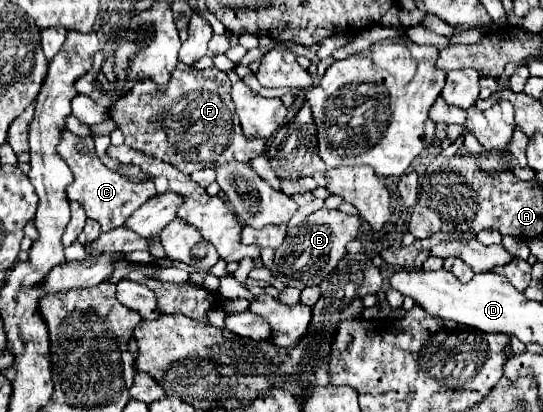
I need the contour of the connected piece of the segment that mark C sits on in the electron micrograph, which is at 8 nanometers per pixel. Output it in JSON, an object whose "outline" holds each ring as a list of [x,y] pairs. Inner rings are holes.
{"outline":[[[63,128],[61,130],[61,142],[57,144],[57,154],[69,164],[69,168],[71,168],[71,172],[75,176],[75,180],[67,186],[67,198],[71,202],[83,204],[87,216],[97,220],[101,224],[103,232],[109,232],[113,228],[123,226],[127,216],[131,216],[131,212],[135,212],[141,204],[145,204],[149,198],[153,198],[157,194],[155,186],[153,186],[153,180],[131,182],[129,178],[121,176],[119,172],[109,170],[97,158],[91,136],[87,136],[87,140],[85,140],[85,138],[75,136],[67,128]]]}

